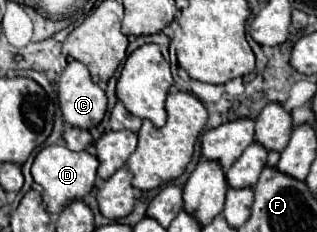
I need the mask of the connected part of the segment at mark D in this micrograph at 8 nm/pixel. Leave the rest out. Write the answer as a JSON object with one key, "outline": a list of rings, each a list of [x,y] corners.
{"outline":[[[63,144],[45,146],[37,156],[31,167],[33,180],[43,188],[43,204],[51,216],[59,216],[61,210],[73,202],[87,196],[97,178],[99,160],[89,152],[73,152]]]}

